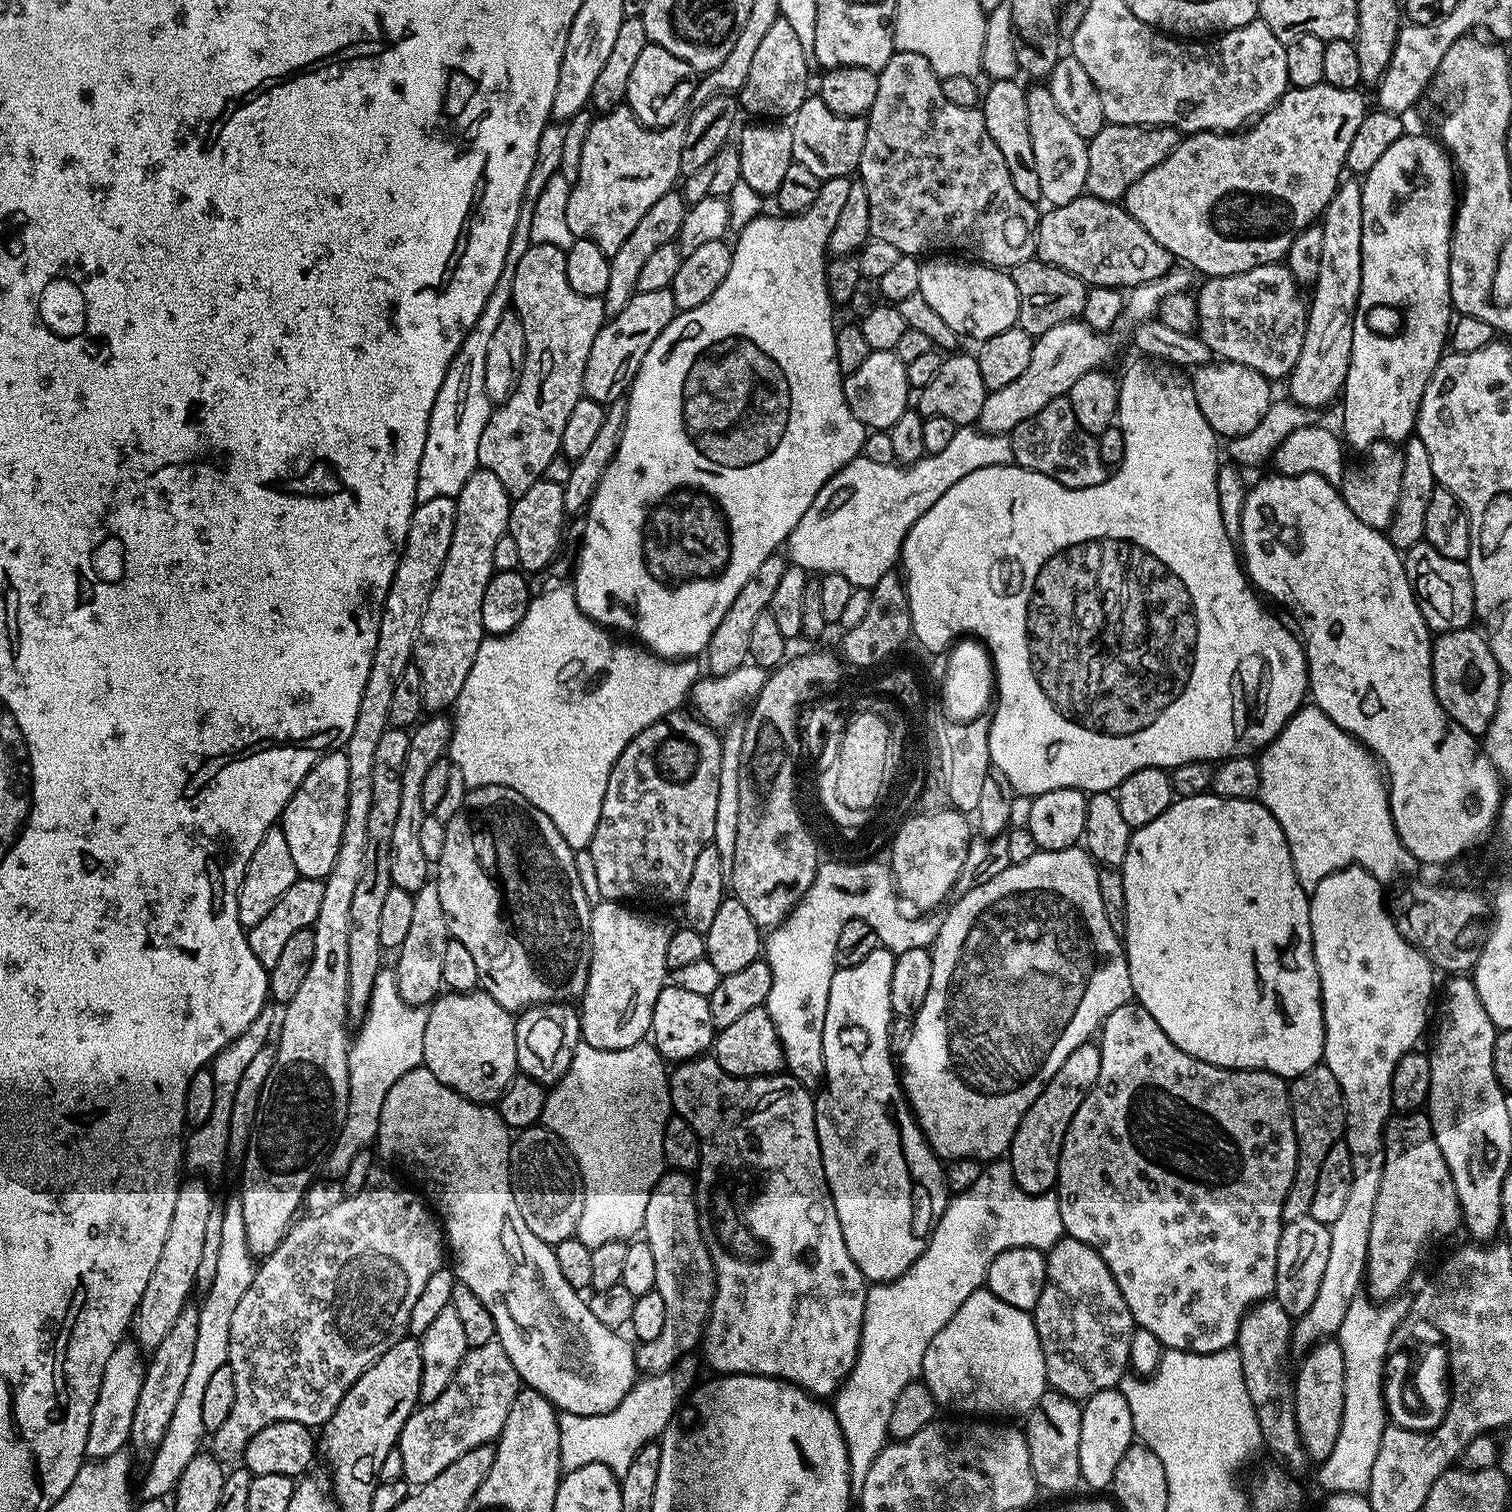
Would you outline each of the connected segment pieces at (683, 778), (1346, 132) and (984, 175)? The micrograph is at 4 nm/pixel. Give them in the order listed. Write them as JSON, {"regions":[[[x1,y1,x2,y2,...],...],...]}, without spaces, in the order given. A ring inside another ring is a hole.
{"regions":[[[684,710,671,712,666,719,646,726,646,730,642,730,642,734,633,738,626,746,626,750,622,750,618,762,614,762,610,770,610,782,606,782,606,798,602,798,602,814,594,830,594,838,587,847,590,857,594,858,595,873,598,874,598,888,601,890,603,899,617,902,641,900,644,904,672,904,675,900,676,903,683,901,686,886,690,886,690,874,694,874,694,862,698,854,702,854,702,850,711,845,714,838,714,813,718,806,718,766,721,762,720,736,695,715,687,716]],[[1325,83,1305,88,1289,87,1271,110,1264,113,1251,126,1245,127,1237,133,1194,132,1185,135,1174,150,1174,154,1170,154,1170,158,1166,158,1158,166,1154,166,1154,170,1146,170,1146,174,1142,174,1142,178,1138,178,1138,182,1134,182,1134,186,1130,186,1130,190,1126,190,1122,206,1144,227,1146,234,1150,234,1150,238,1154,238,1154,242,1163,246,1177,261,1185,260,1185,262,1180,262,1187,265,1189,269,1197,268,1198,271,1204,272,1205,277,1229,276,1246,270,1254,270,1254,266,1283,261,1288,255,1294,238,1298,238,1298,234,1302,230,1306,230,1323,217,1330,198,1334,198,1336,188,1345,175,1346,154,1350,150,1350,141,1353,140,1358,126,1362,126,1362,118,1366,111,1362,93,1363,91,1355,88,1339,88]],[[893,51,890,62,886,62,886,66,880,69,878,73,878,94,874,97,874,106,866,114,868,121,868,129,866,130,866,146,862,146,862,158,860,159,860,167,858,169,859,183,866,186,866,198,870,198,870,237,874,240,882,242,890,242,893,246,898,246,900,253,906,256,923,257,923,252,932,252,928,254,963,254,965,257,971,258,973,261,987,264,990,268,998,268,1001,270,1010,270,1015,264,1021,264,1036,256,1036,225,1038,223,1037,205,1033,201,1022,198,1022,194,1018,194,1018,190,1014,190,1014,182,1010,182,1010,170,1006,170,1006,158,1002,158,1002,150,998,150,998,146,994,146,994,138,990,138,990,134,986,130,986,122,984,121,983,111,979,107,967,108,966,106,954,106,942,94,942,86,940,85,941,77,930,66,930,62,926,62,926,58,922,58,922,54,914,54,913,52]]]}

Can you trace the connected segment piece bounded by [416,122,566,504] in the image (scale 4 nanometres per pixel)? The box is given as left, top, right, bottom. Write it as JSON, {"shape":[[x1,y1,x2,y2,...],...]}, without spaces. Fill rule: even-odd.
{"shape":[[550,122,543,128,538,140,538,154,534,158,534,170,530,170,530,182,526,182,522,210,518,210,518,226,514,226,514,238,510,238,510,250,506,254,502,278,498,278,498,286,494,286,494,294,486,298,486,306,478,322,468,331,459,350,454,354,446,370,446,378,438,390,438,398,434,398,426,446,422,450,422,462,418,466,417,504,430,502,430,498,443,496,455,498,462,490,462,486,466,486,466,478,470,478,470,474,478,471,478,438,482,438,482,430,486,430,486,422,492,417,494,407,484,389,486,346,490,343,498,322,502,320,502,314,509,311,512,303,514,270,518,266,518,258,522,258,522,254,526,254,526,250,532,244,530,222,534,219,534,205,538,203,538,194,542,194,546,182,550,182,550,178,554,178,554,174,560,171,565,130,565,125,558,122]]}

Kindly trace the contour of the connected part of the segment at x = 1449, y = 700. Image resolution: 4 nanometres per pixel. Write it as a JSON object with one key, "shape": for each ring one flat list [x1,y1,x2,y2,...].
{"shape":[[1469,626,1462,630,1441,632,1432,642,1432,677,1434,694,1446,710,1449,720,1458,722,1471,736,1483,737,1484,731,1498,710,1498,690,1502,673,1490,650,1485,633,1475,632]]}

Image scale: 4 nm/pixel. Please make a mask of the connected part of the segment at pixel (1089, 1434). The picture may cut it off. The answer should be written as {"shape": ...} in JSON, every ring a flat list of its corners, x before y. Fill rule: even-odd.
{"shape":[[1107,1388,1083,1401,1080,1413,1082,1414,1082,1438,1078,1438,1078,1466,1081,1481,1092,1488,1105,1487,1107,1489,1118,1470,1118,1462,1122,1462,1122,1454,1126,1454,1128,1447,1134,1443,1130,1406,1119,1390]]}

